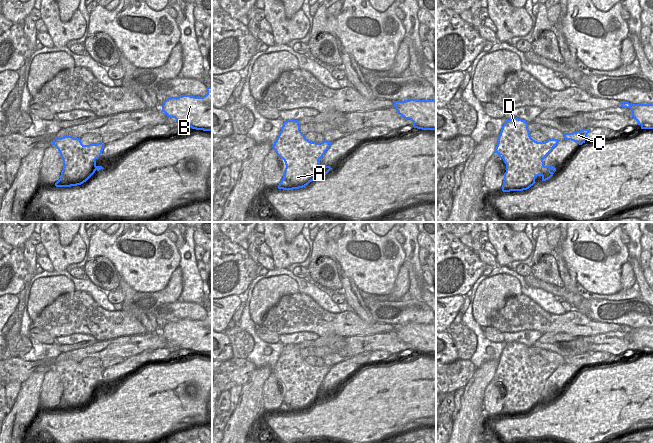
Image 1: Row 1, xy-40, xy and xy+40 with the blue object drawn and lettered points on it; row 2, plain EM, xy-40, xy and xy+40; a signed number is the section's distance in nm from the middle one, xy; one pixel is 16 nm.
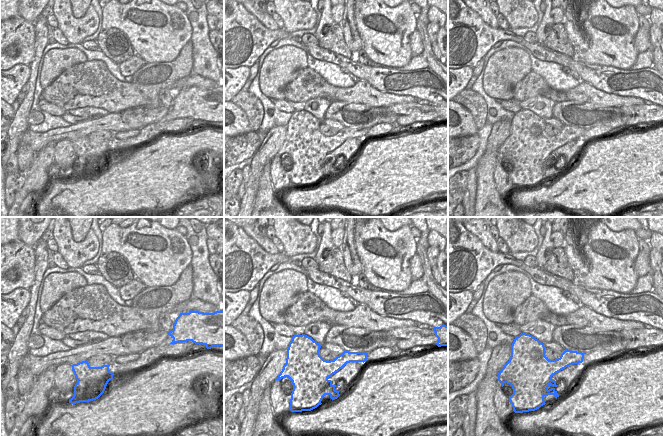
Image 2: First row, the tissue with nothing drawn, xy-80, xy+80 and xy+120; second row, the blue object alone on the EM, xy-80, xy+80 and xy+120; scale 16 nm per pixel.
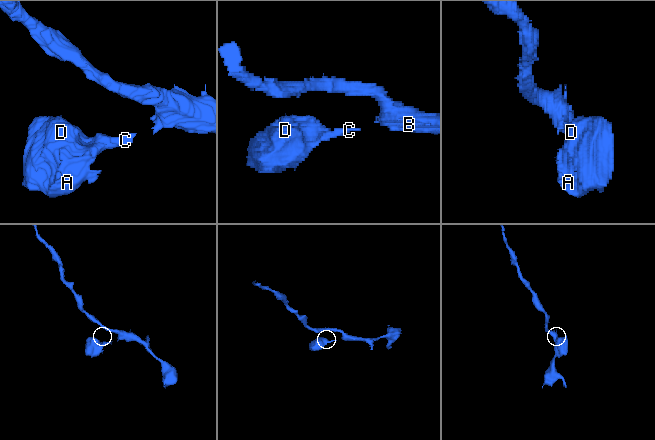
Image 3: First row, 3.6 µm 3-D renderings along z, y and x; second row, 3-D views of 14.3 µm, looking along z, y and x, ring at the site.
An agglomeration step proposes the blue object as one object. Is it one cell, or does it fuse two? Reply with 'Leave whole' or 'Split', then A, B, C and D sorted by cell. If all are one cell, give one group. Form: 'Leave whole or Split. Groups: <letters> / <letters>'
Leave whole. Groups: A B C D

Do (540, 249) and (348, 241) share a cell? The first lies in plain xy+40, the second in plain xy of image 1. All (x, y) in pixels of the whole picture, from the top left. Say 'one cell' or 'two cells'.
one cell

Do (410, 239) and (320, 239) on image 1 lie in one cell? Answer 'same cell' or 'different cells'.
different cells

